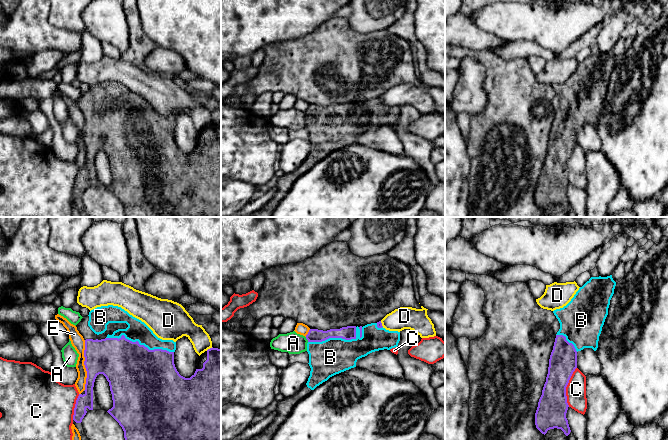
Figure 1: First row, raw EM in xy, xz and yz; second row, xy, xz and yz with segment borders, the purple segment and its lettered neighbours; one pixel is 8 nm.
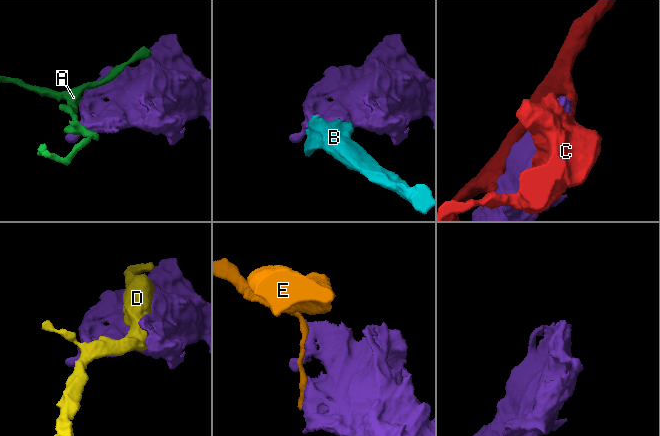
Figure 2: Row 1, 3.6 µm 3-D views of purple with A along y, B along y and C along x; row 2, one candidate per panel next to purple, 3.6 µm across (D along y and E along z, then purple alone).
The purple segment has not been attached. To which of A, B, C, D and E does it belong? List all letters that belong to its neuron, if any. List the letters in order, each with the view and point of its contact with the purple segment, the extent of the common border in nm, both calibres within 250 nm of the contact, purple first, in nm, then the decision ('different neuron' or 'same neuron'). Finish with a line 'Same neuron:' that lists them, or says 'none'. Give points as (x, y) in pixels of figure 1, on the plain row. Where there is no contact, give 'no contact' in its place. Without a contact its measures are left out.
A: xz (306, 114) | 50 nm | 110/170 nm | different neuron
B: xy (139, 120) | 550 nm | 460/160 nm | same neuron
C: yz (566, 162) | 320 nm | 240/160 nm | different neuron
D: xy (210, 124) | 60 nm | 320/160 nm | different neuron
E: xy (84, 140) | 400 nm | 320/110 nm | different neuron
Same neuron: B

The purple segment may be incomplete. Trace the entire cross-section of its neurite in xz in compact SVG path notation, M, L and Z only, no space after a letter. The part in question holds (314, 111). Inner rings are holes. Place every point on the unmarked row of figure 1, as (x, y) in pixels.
M381 97L367 100L365 102L347 102L340 105L327 107L310 105L306 111L307 128L309 130L309 142L311 144L307 159L293 172L285 174L278 179L277 192L274 197L260 210L254 212L250 217L271 217L280 201L286 196L294 182L308 171L317 162L327 157L330 153L356 143L358 135L379 126L390 126L398 122L400 108L386 106Z

